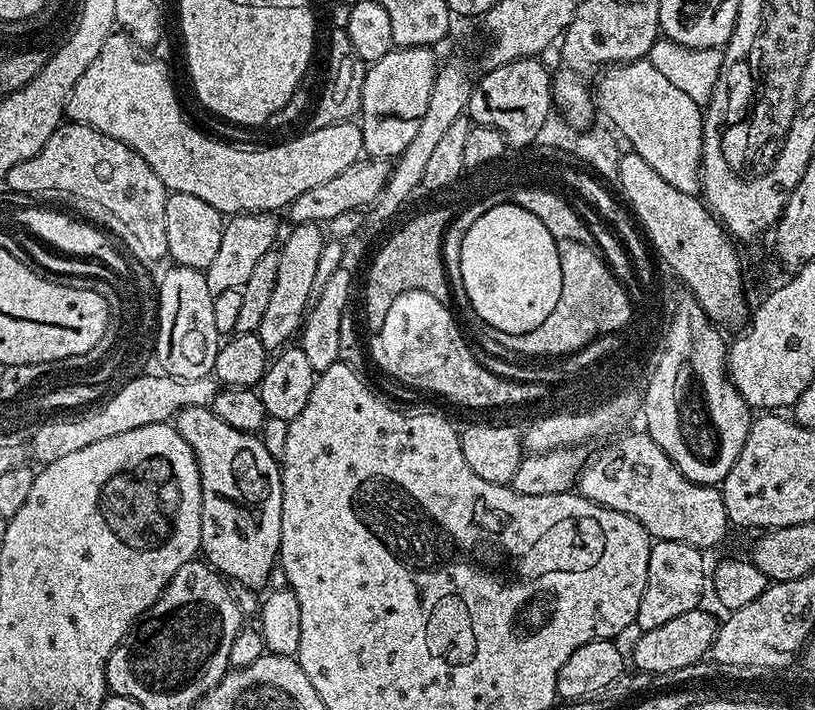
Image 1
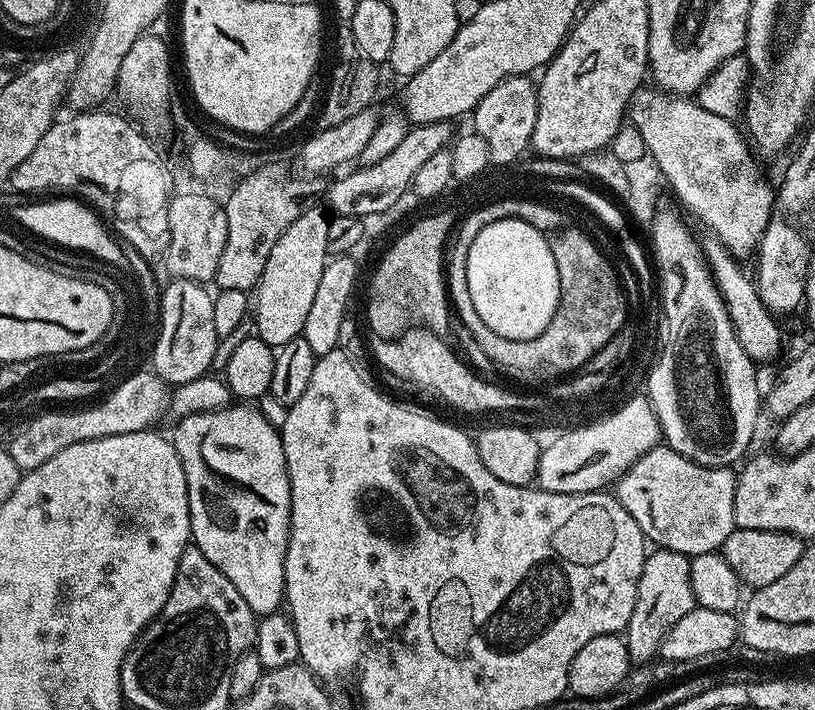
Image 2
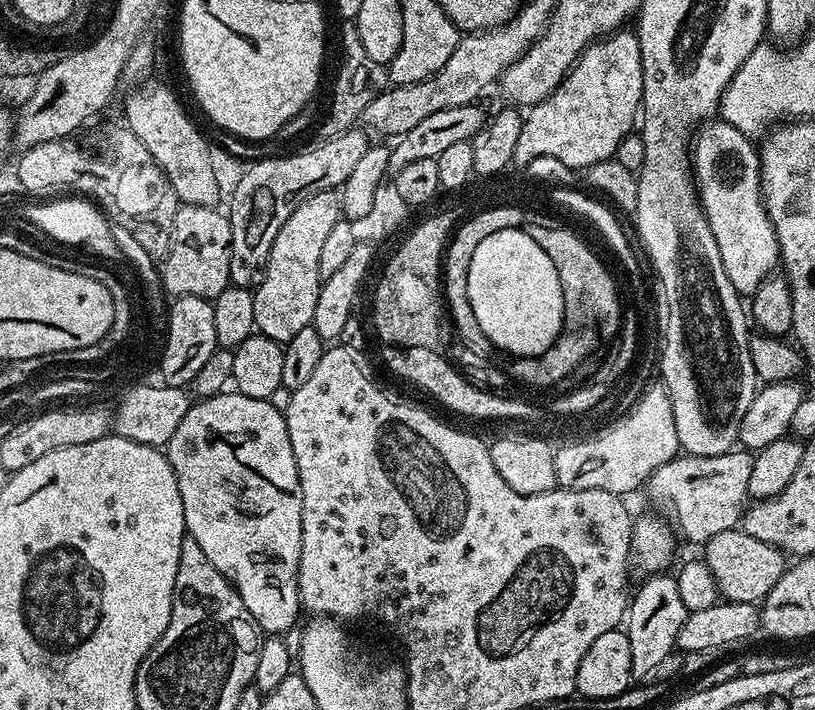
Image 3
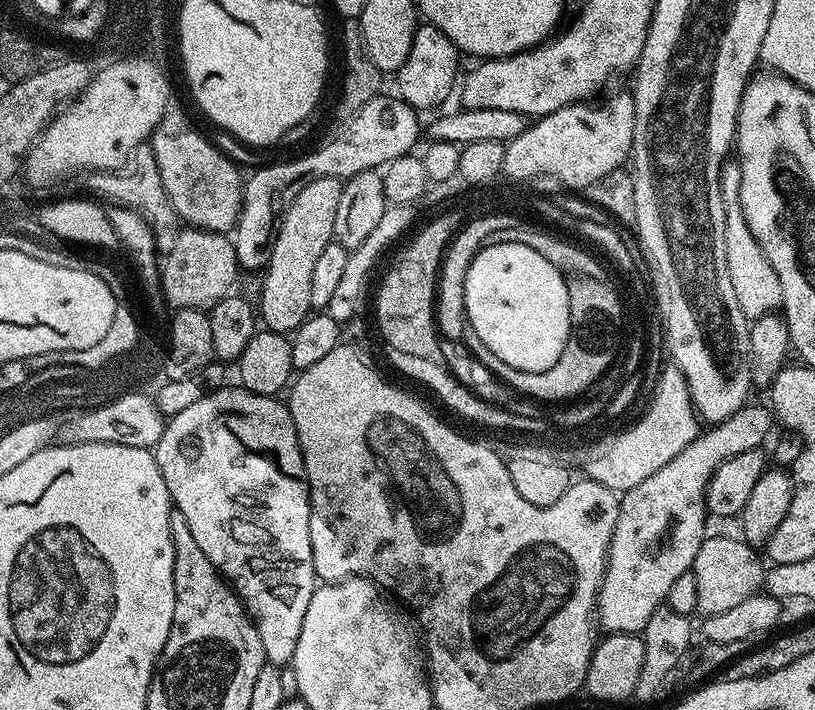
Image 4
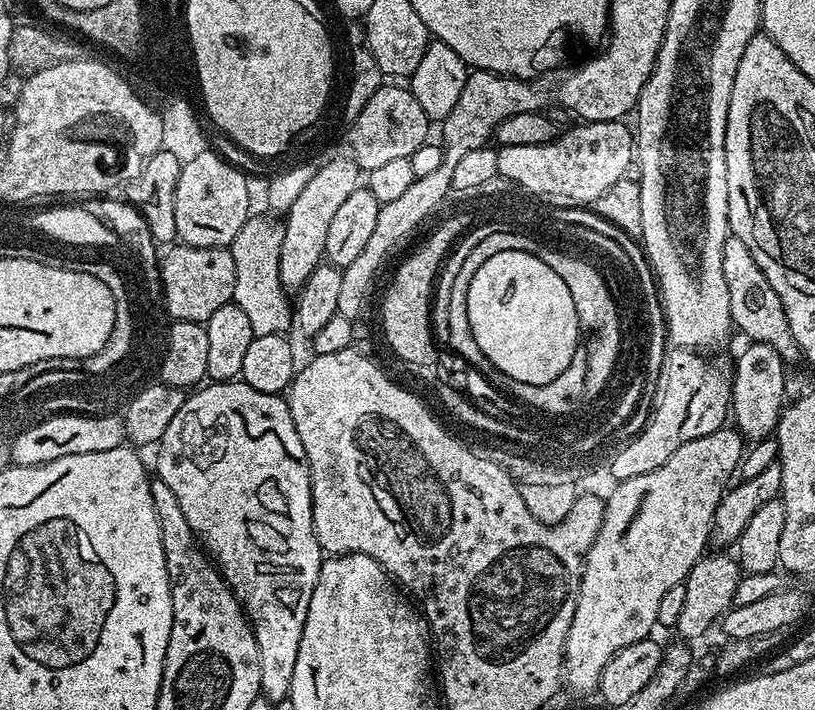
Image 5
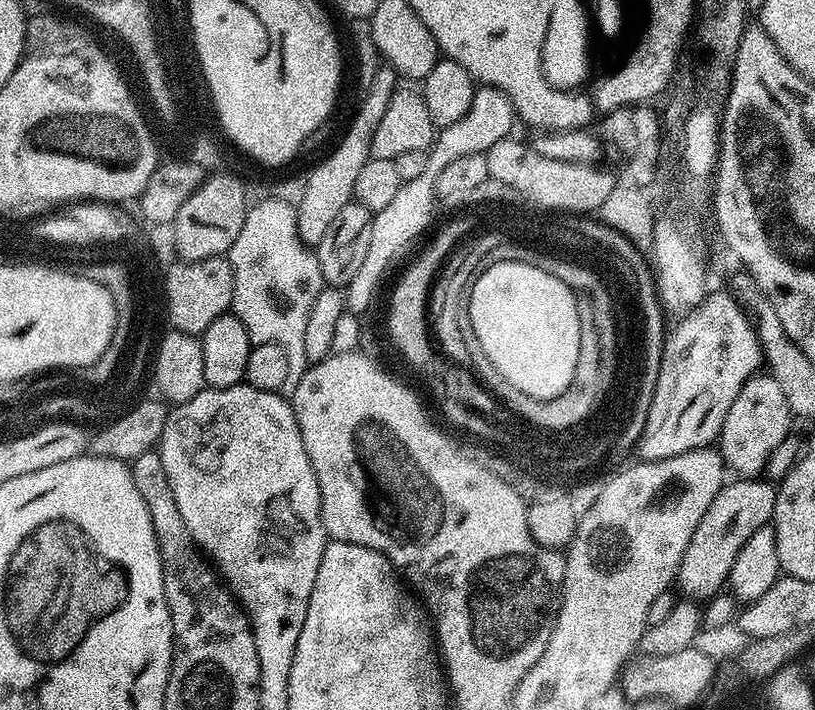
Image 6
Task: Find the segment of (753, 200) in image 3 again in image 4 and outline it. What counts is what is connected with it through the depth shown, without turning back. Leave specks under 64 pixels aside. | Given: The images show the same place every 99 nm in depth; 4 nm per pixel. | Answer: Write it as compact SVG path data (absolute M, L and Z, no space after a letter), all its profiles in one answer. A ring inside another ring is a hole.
M735 159L725 160L720 168L720 193L724 199L724 241L726 242L726 271L730 273L730 283L734 286L734 294L738 297L738 306L742 306L742 314L749 321L757 320L767 312L776 312L783 305L782 282L778 282L778 274L774 274L774 266L770 266L770 258L762 254L762 246L746 226L746 218L740 209L740 183L742 174L739 163Z

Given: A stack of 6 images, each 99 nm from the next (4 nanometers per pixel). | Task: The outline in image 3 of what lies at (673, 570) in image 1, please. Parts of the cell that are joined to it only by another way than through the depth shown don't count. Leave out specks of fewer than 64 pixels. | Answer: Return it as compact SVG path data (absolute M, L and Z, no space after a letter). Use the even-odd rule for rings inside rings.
M652 574L640 589L635 589L628 605L626 631L630 642L630 666L632 678L644 682L647 676L660 672L663 660L671 652L677 651L676 639L682 622L686 622L688 610L678 590L678 582L672 574Z

